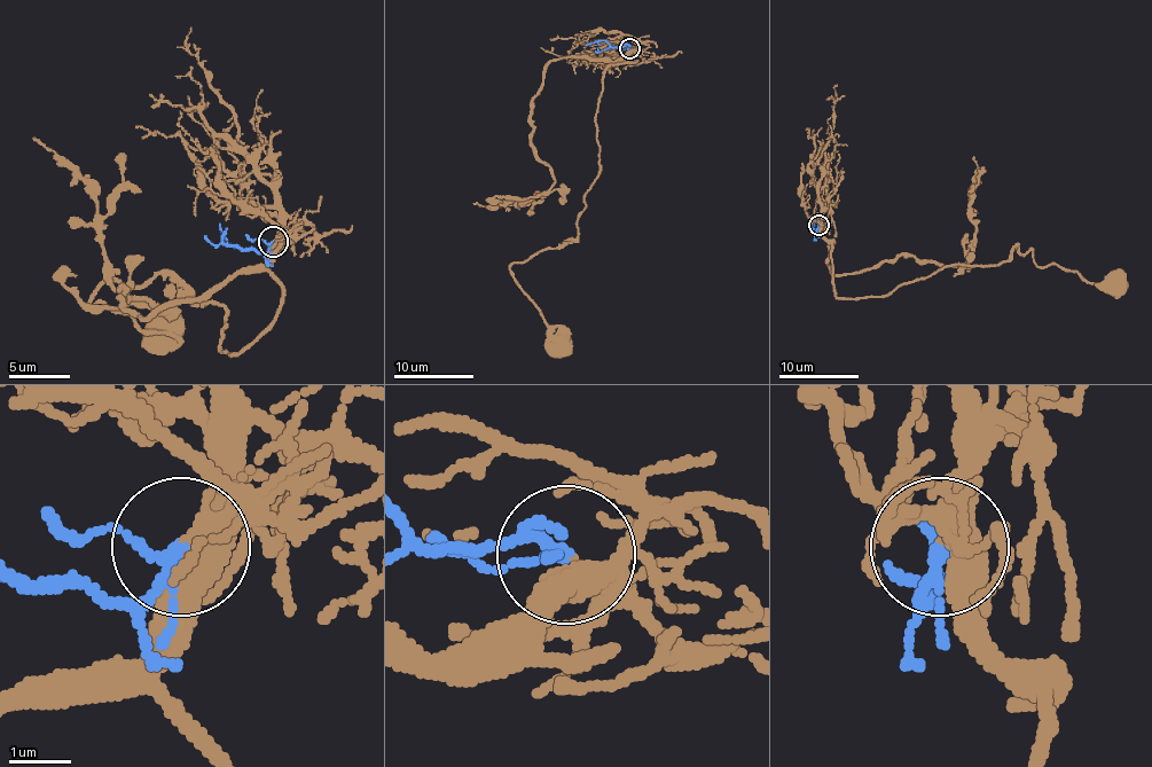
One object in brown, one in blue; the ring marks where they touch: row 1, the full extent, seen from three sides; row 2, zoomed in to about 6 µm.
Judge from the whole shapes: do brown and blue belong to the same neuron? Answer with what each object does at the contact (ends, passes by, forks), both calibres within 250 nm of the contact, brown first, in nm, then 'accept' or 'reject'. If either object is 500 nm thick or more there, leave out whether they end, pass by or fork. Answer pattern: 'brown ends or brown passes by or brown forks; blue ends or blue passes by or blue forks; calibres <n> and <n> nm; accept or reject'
brown passes by; blue forks; calibres 360 and 120 nm; accept

